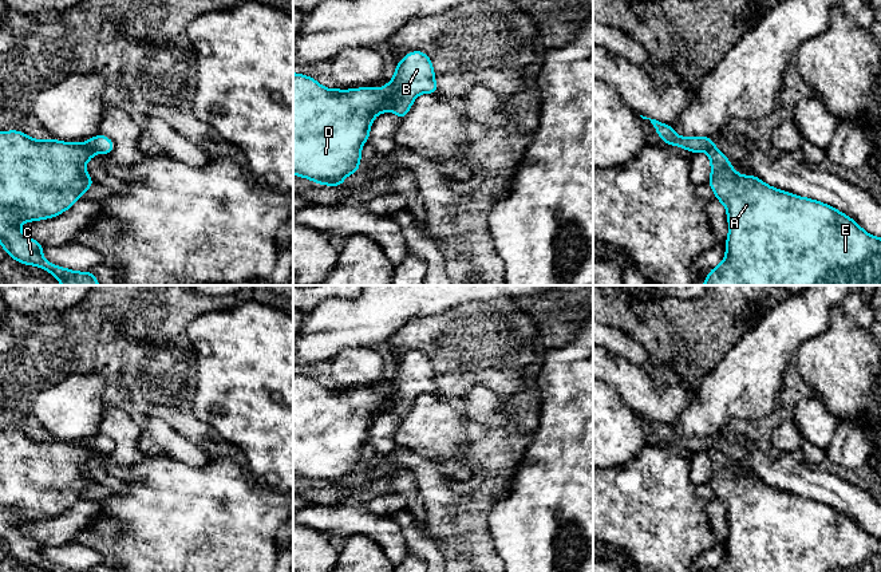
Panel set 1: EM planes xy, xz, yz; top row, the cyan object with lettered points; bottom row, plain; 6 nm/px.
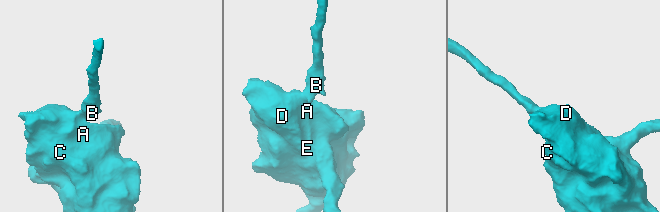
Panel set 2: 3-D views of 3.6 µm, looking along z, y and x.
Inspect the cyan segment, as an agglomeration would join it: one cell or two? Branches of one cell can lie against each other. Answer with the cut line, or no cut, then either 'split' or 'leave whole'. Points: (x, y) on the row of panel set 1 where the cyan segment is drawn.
xz (380, 89), (392, 101), (394, 110) | split

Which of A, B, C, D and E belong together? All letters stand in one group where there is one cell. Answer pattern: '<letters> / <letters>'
A C D E / B

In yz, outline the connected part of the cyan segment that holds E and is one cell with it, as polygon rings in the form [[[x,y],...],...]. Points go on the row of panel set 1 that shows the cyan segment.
[[[716,147],[708,149],[707,153],[711,162],[711,177],[707,184],[711,186],[715,198],[719,200],[727,210],[728,237],[724,244],[724,260],[716,268],[710,269],[702,285],[881,285],[880,237],[869,234],[853,218],[827,204],[775,189],[755,175],[740,175],[734,170],[730,159]]]

